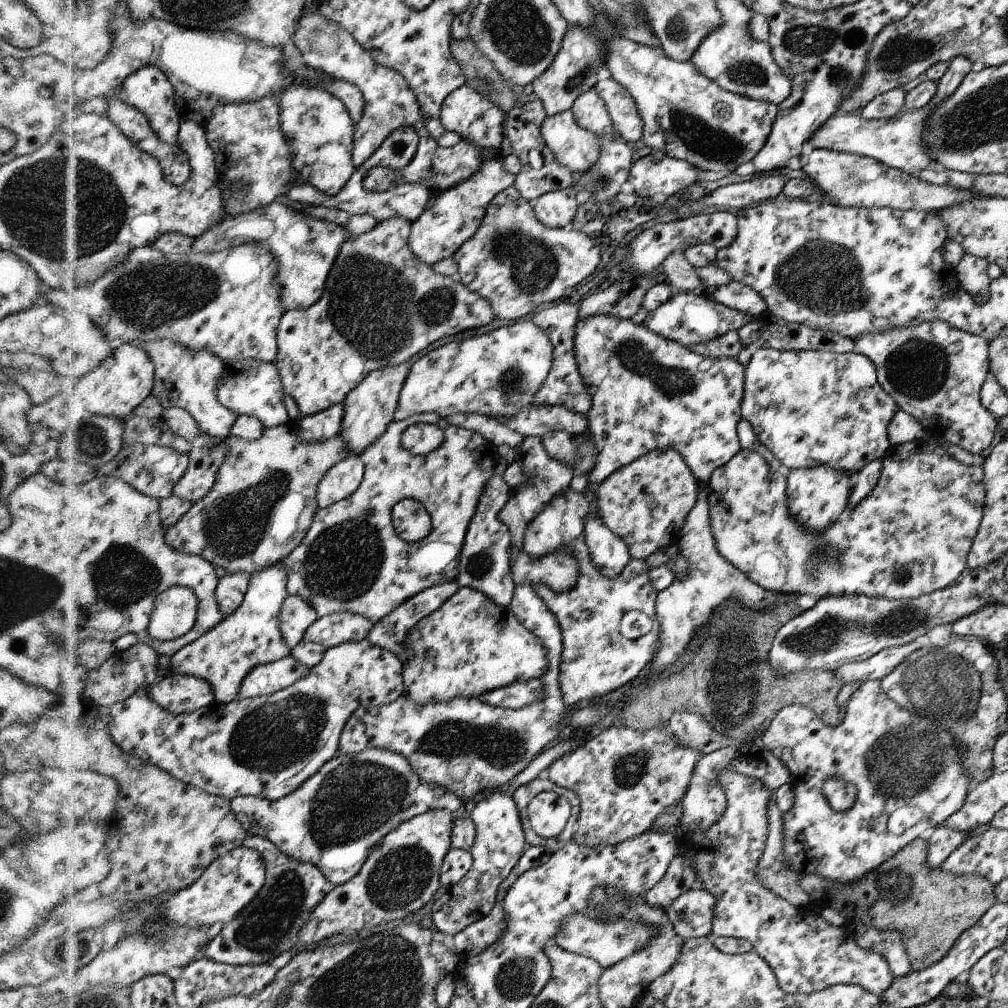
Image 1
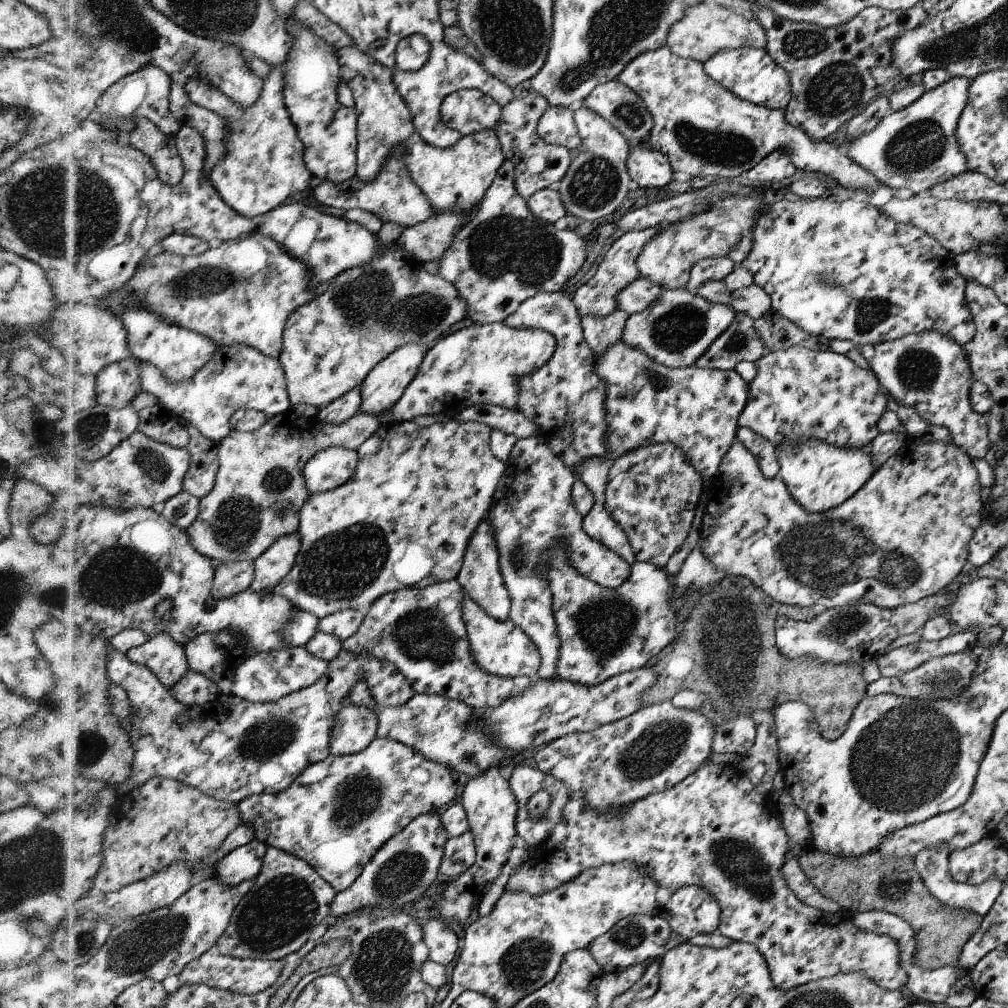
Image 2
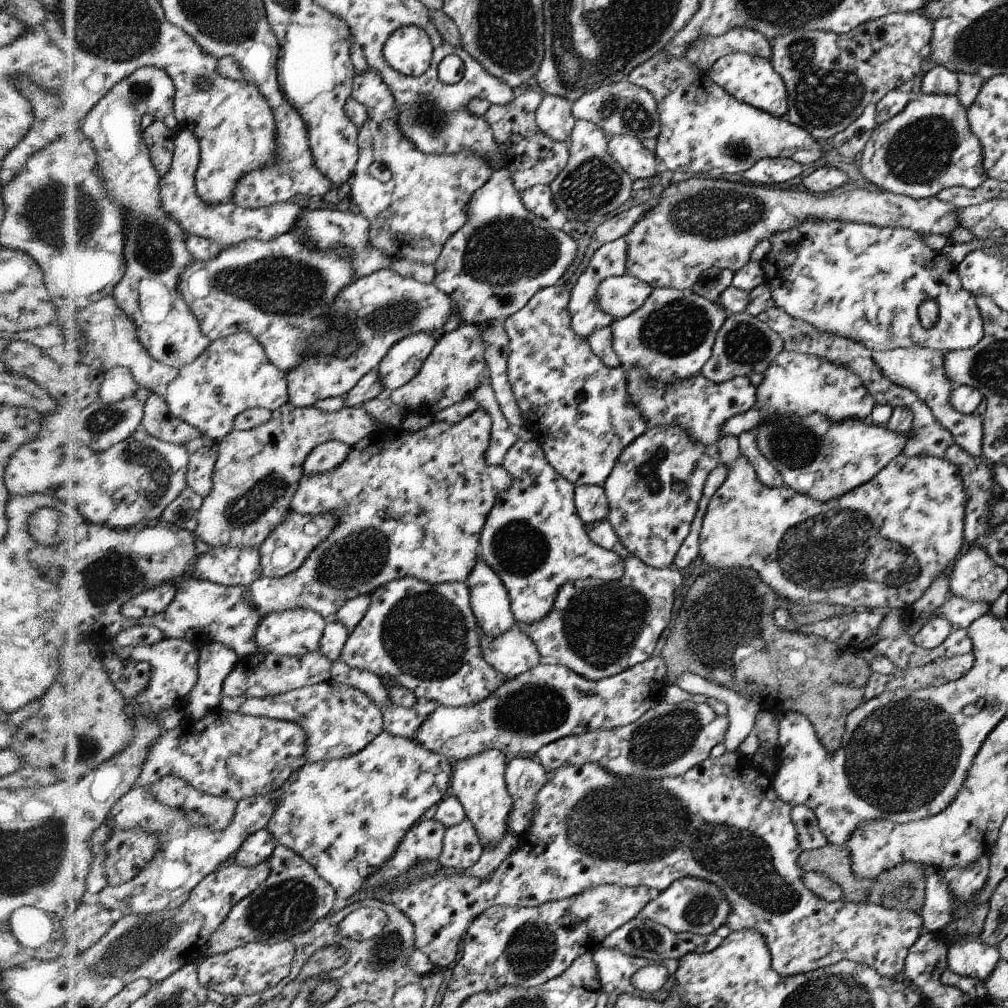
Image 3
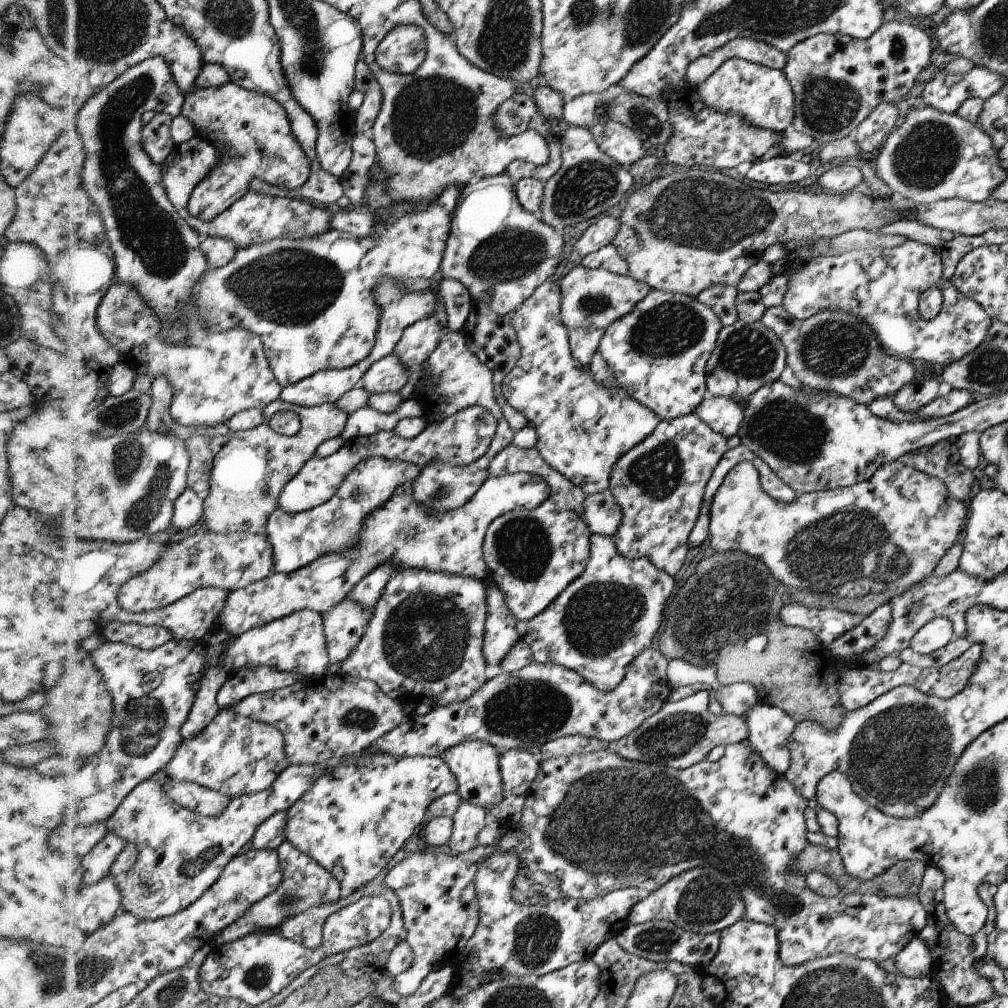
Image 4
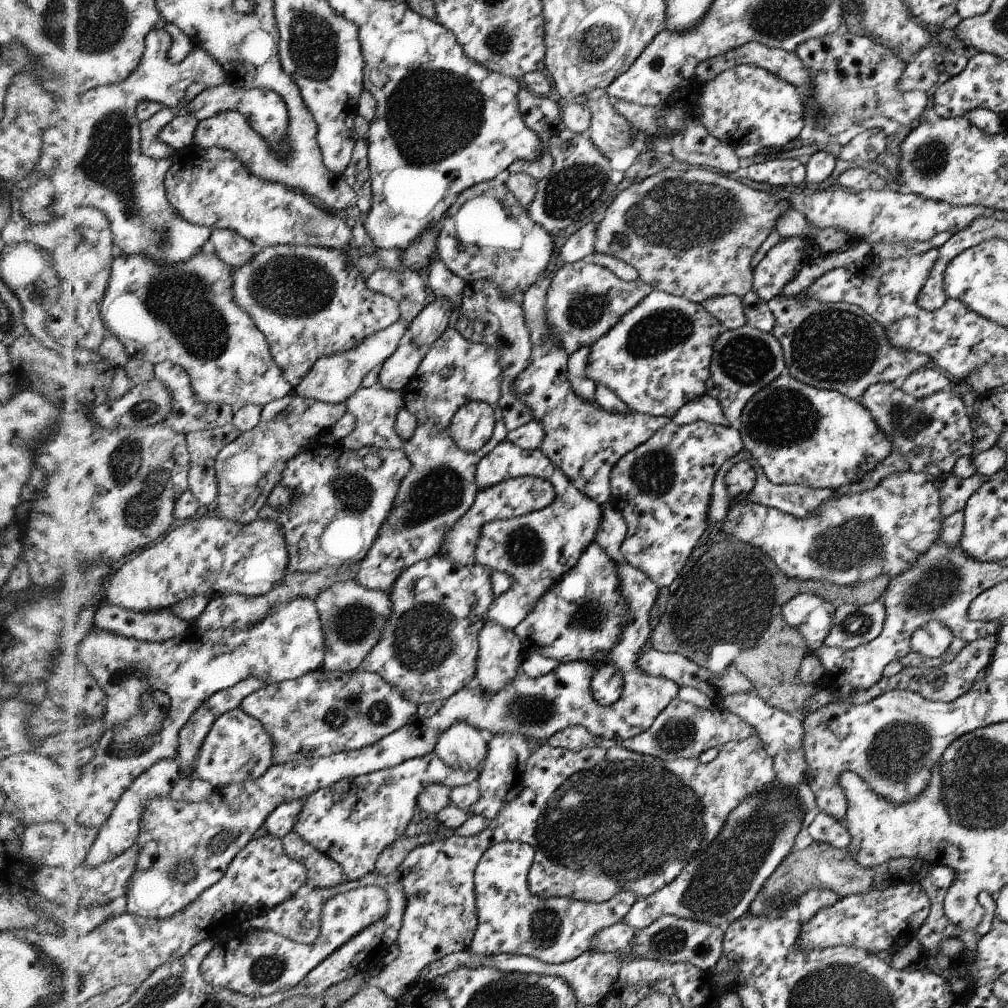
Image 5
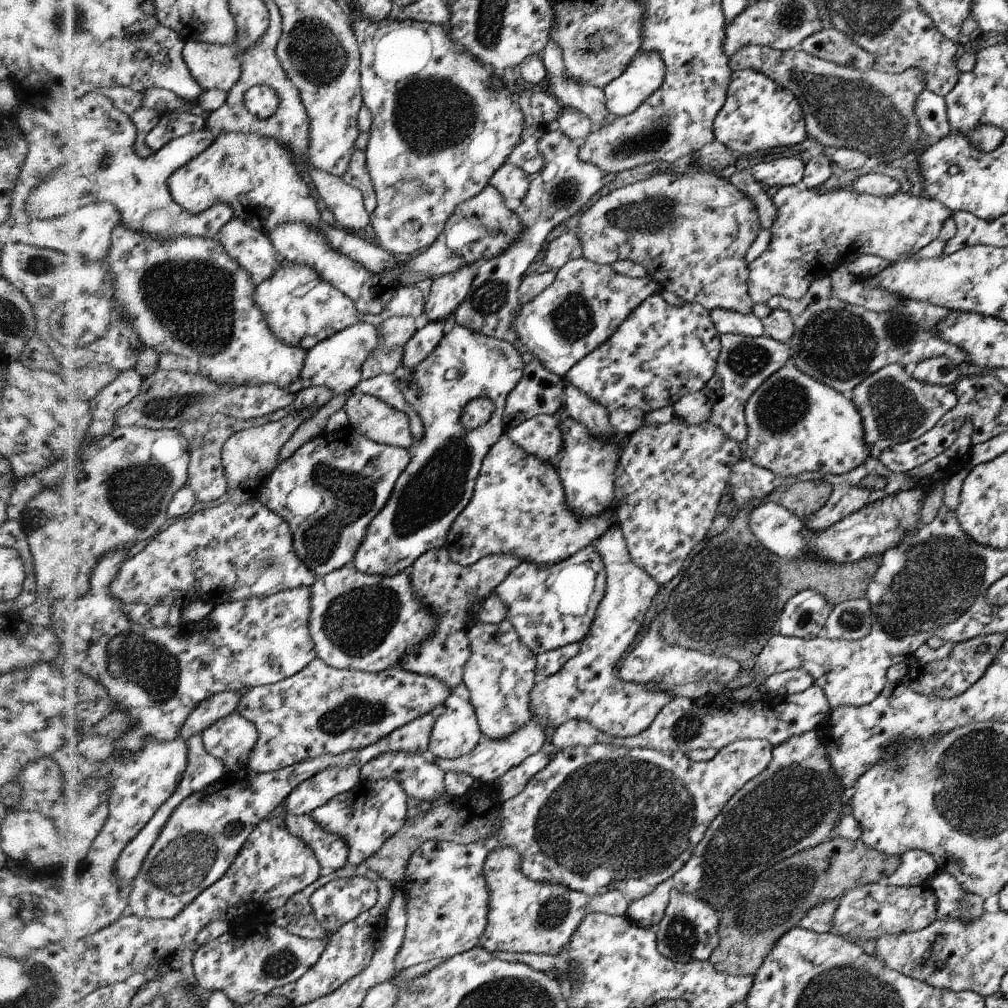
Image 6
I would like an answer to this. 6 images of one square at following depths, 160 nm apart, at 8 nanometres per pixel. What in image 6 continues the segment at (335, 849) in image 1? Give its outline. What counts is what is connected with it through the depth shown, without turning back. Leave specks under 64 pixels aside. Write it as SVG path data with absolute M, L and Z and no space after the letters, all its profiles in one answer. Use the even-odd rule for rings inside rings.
M530 716L530 719L519 730L512 732L504 739L493 741L492 739L481 737L481 740L476 744L471 753L461 755L456 759L440 759L433 756L429 756L428 759L433 760L444 773L449 771L465 773L466 775L472 776L475 781L484 783L496 782L509 769L519 765L525 758L537 753L543 742L545 742L543 729L540 723L533 716ZM358 780L346 793L333 795L325 804L313 809L312 817L325 832L341 837L348 850L347 863L352 867L366 861L403 826L405 798L398 780Z

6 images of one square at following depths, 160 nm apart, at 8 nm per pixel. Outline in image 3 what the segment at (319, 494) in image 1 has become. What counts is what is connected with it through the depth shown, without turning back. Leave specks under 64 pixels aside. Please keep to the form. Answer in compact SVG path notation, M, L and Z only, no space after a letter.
M327 441L317 445L304 464L305 475L318 475L339 466L347 456L350 447L339 441Z

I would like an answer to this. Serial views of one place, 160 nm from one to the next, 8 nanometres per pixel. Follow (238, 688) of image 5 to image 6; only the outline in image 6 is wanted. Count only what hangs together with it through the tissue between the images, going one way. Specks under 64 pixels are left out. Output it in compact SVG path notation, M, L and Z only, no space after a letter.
M225 691L200 702L183 725L181 738L188 740L194 734L205 732L221 718L233 714L242 696L243 692L240 691Z

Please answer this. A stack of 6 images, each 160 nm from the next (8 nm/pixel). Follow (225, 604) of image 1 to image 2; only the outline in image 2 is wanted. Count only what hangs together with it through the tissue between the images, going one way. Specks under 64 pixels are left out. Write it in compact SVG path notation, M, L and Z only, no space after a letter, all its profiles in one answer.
M227 561L216 568L213 585L214 598L228 599L246 591L256 576L254 561Z

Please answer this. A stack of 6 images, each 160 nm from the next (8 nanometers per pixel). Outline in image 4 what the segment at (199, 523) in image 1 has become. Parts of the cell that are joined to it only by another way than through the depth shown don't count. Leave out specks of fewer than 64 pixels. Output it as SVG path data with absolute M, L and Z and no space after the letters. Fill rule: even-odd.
M281 398L268 404L263 411L266 421L262 425L228 433L228 444L216 456L211 490L208 498L204 499L204 522L212 533L265 535L269 519L275 511L280 510L279 497L285 486L312 460L316 449L324 441L340 436L348 418L348 414L333 403L302 407ZM281 410L292 410L299 416L301 428L292 436L275 432L267 423L271 416Z

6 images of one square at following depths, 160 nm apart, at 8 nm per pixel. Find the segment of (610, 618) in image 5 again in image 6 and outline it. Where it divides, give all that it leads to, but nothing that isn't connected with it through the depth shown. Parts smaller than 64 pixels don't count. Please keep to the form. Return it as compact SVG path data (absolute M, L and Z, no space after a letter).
M591 544L550 567L519 561L496 586L493 596L506 604L506 620L515 628L519 641L537 654L583 641L606 587L603 559Z

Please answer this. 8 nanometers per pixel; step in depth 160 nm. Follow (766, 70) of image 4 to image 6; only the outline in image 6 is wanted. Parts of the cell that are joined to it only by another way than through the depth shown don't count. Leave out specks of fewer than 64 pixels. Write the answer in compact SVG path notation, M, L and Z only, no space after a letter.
M753 69L731 73L723 108L712 122L714 140L726 148L749 154L755 150L795 146L806 139L804 115L792 91L780 87L768 75Z

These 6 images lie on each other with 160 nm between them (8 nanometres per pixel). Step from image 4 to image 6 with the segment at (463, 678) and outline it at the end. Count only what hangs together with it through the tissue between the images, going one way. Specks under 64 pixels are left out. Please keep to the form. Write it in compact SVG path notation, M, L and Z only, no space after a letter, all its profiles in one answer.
M443 547L428 550L417 557L409 567L411 588L419 596L421 604L432 608L432 614L436 615L436 626L428 634L428 640L404 652L397 667L416 675L439 679L447 684L452 693L459 690L463 682L463 668L471 656L468 632L476 623L473 620L473 604L493 596L496 586L519 561L523 559L514 555L487 555L475 564L464 567L448 560Z

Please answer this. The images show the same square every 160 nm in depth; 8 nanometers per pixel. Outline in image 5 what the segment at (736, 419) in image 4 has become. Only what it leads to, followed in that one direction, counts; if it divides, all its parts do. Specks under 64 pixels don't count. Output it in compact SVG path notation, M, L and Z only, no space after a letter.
M705 393L700 397L694 398L692 401L687 401L681 406L679 412L672 416L671 420L676 425L695 421L703 421L712 425L724 427L733 425L725 418L721 405L715 398Z

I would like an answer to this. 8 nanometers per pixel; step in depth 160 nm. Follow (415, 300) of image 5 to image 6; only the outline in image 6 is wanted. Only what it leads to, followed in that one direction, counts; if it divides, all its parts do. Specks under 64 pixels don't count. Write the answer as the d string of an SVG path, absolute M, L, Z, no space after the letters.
M411 315L389 317L375 328L380 334L378 347L361 365L362 378L370 379L383 373L398 373L405 342L417 329L418 320Z

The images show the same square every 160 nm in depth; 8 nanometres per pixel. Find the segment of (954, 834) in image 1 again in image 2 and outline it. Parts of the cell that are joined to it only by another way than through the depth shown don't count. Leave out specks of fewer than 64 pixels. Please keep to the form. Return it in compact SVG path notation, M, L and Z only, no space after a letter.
M937 847L936 849L921 849L915 856L916 870L919 872L920 878L924 881L924 885L928 889L928 893L934 899L937 899L942 906L951 908L966 908L983 916L997 895L1000 893L1001 882L995 877L987 879L985 882L968 887L963 883L956 883L950 878L948 873L948 848Z

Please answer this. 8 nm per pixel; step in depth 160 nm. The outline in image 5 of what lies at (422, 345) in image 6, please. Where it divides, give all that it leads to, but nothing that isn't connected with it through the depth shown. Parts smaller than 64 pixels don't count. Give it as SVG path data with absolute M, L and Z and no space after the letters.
M411 343L399 345L396 352L385 359L377 368L376 386L400 391L415 374L423 351Z

